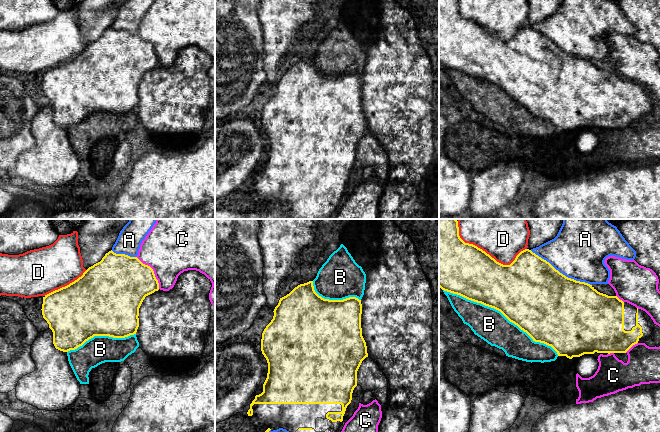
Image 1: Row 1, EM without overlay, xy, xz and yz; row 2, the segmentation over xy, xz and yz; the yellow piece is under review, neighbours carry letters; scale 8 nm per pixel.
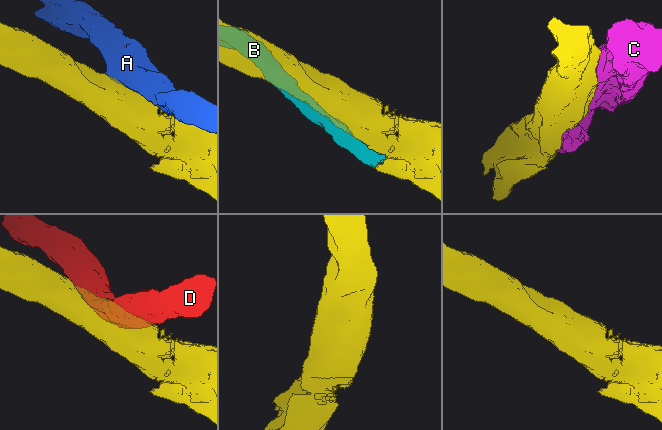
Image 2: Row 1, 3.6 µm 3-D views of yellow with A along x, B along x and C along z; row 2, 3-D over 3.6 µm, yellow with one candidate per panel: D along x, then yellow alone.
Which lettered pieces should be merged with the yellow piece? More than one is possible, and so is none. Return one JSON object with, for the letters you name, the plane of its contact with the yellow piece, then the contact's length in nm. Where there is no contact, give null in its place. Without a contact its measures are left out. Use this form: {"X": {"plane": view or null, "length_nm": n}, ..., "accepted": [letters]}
{"B": {"plane": "yz", "length_nm": 1050}, "accepted": ["B"]}

